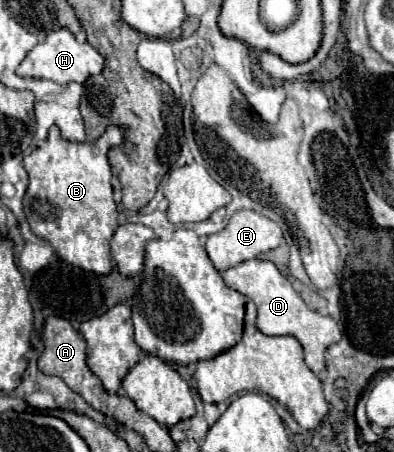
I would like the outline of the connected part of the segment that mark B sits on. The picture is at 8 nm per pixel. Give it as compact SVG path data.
M50 127L46 143L24 157L30 183L22 203L30 229L46 239L62 261L96 275L112 271L110 239L118 227L118 209L112 197L112 171L106 153L118 145L120 137L118 127L108 127L94 143L72 143L62 139L58 127Z

